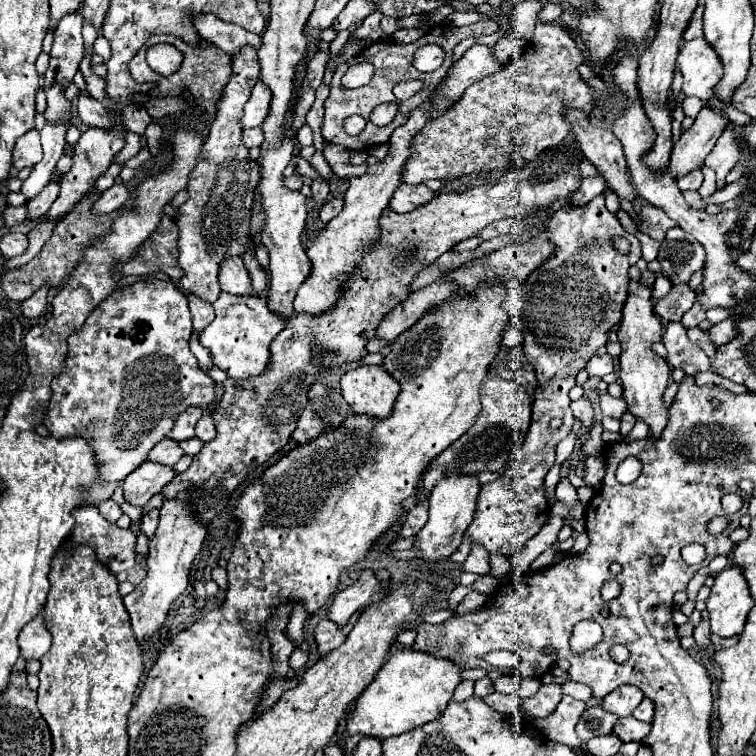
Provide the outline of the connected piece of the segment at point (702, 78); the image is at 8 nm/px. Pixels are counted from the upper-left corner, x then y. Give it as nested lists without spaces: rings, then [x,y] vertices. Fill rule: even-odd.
[[[704,37],[682,41],[676,63],[684,77],[682,91],[686,95],[700,97],[702,101],[710,97],[710,89],[720,81],[724,73],[724,65],[718,53]]]

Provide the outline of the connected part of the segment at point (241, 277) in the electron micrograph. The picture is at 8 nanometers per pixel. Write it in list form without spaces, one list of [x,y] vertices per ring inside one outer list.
[[[228,257],[220,267],[220,289],[232,295],[252,295],[252,279],[240,257]]]

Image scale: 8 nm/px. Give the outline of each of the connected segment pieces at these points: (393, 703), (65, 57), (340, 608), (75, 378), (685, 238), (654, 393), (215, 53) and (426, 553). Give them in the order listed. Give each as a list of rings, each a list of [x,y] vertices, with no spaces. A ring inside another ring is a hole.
[[[398,649],[394,651],[384,667],[376,673],[374,681],[356,699],[350,717],[346,719],[344,733],[348,737],[360,733],[366,737],[376,737],[380,741],[388,737],[398,737],[408,729],[420,727],[428,721],[436,721],[452,699],[454,687],[460,683],[460,667],[448,659],[436,659],[428,653]]]
[[[80,11],[68,13],[66,17],[60,19],[56,31],[54,31],[54,43],[52,43],[52,51],[50,51],[50,65],[46,69],[44,75],[44,91],[48,95],[48,109],[46,109],[46,119],[64,119],[68,125],[72,123],[72,111],[70,111],[70,101],[66,101],[64,91],[66,87],[72,83],[74,73],[78,71],[78,65],[82,61],[84,55],[84,47],[82,47],[82,15]]]
[[[364,569],[360,571],[360,579],[354,581],[348,589],[336,593],[332,605],[328,607],[328,619],[336,621],[338,625],[346,625],[348,619],[360,611],[362,607],[366,607],[370,603],[370,597],[380,593],[382,589],[382,581],[376,577],[376,573],[372,569]]]
[[[138,281],[118,289],[88,315],[80,333],[68,337],[66,367],[52,381],[52,401],[44,425],[54,437],[88,437],[96,449],[102,477],[108,481],[126,479],[128,473],[146,461],[150,449],[172,431],[180,411],[190,405],[208,411],[214,399],[214,381],[198,367],[196,357],[190,353],[190,335],[192,315],[188,299],[172,281]]]
[[[674,227],[666,233],[666,239],[660,245],[658,263],[672,285],[688,283],[690,277],[704,265],[704,249],[692,235]]]
[[[632,279],[628,283],[628,299],[624,303],[622,321],[618,329],[618,339],[622,345],[620,381],[624,387],[624,399],[628,403],[628,411],[634,413],[638,419],[644,419],[650,425],[650,435],[658,437],[668,419],[668,409],[662,403],[662,395],[670,381],[670,365],[666,363],[666,359],[658,357],[652,351],[652,345],[662,341],[664,325],[662,325],[662,319],[654,313],[650,295],[652,295],[650,285],[644,285],[638,279]]]
[[[156,35],[154,39],[148,39],[146,45],[142,47],[140,55],[142,55],[142,61],[140,61],[140,65],[142,65],[142,77],[162,77],[160,83],[158,83],[158,87],[152,89],[152,95],[170,97],[170,95],[178,95],[182,89],[188,89],[188,91],[196,97],[198,105],[204,107],[210,115],[214,115],[214,111],[216,111],[214,105],[216,105],[216,101],[218,101],[218,97],[220,97],[224,85],[228,83],[228,77],[230,77],[230,63],[232,63],[232,57],[230,57],[230,55],[226,55],[222,49],[214,47],[214,45],[208,43],[208,41],[202,41],[202,43],[200,43],[200,49],[198,49],[198,47],[186,45],[184,41],[180,41],[178,37],[172,37],[172,35]],[[156,43],[172,43],[178,51],[184,53],[182,67],[172,75],[172,81],[170,81],[168,77],[158,75],[156,71],[152,71],[152,69],[148,67],[148,63],[146,63],[146,49],[152,47],[152,45],[156,45]]]
[[[446,473],[436,487],[430,493],[430,517],[428,523],[420,529],[418,533],[418,543],[416,549],[420,549],[422,557],[428,561],[442,561],[450,557],[456,547],[462,541],[464,531],[474,519],[474,509],[476,509],[476,497],[480,491],[478,475],[458,475],[458,473]]]

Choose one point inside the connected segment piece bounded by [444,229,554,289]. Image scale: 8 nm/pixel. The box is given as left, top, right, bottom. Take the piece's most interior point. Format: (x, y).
(513, 264)

